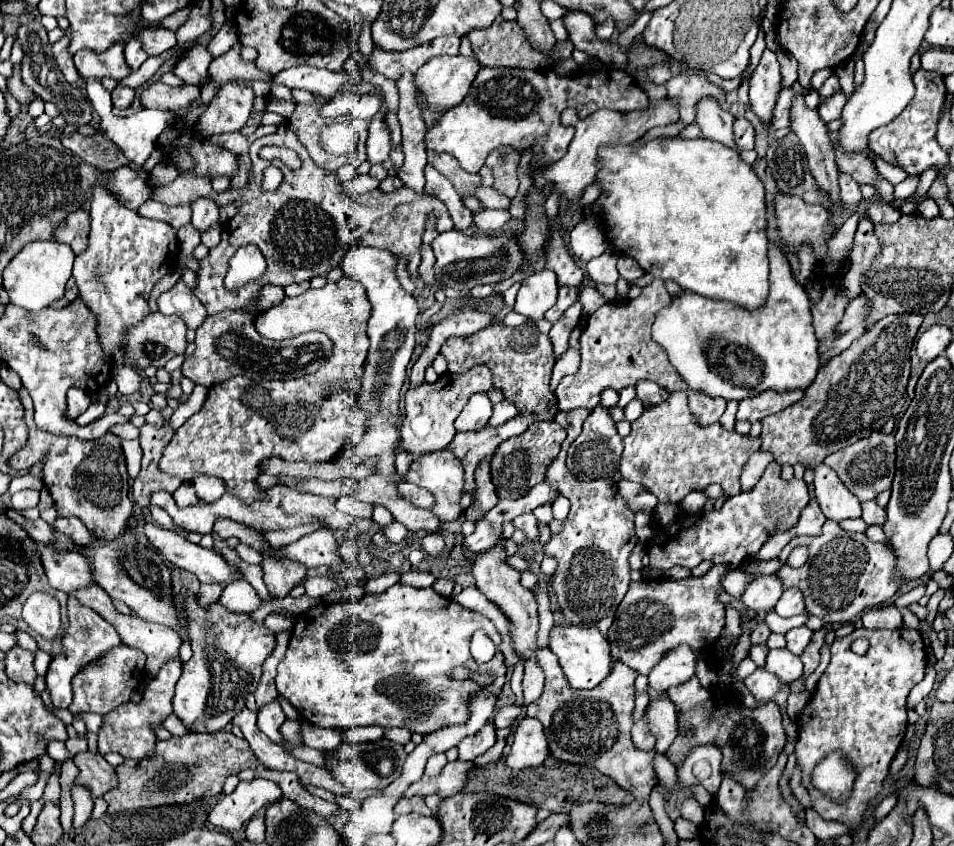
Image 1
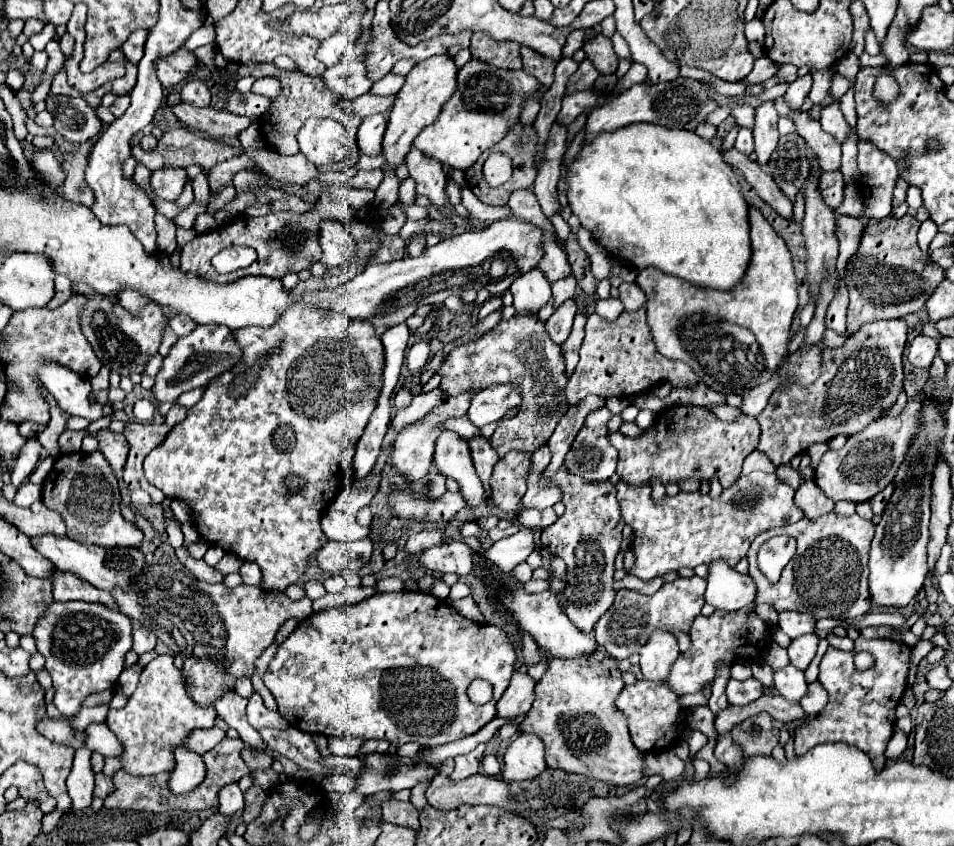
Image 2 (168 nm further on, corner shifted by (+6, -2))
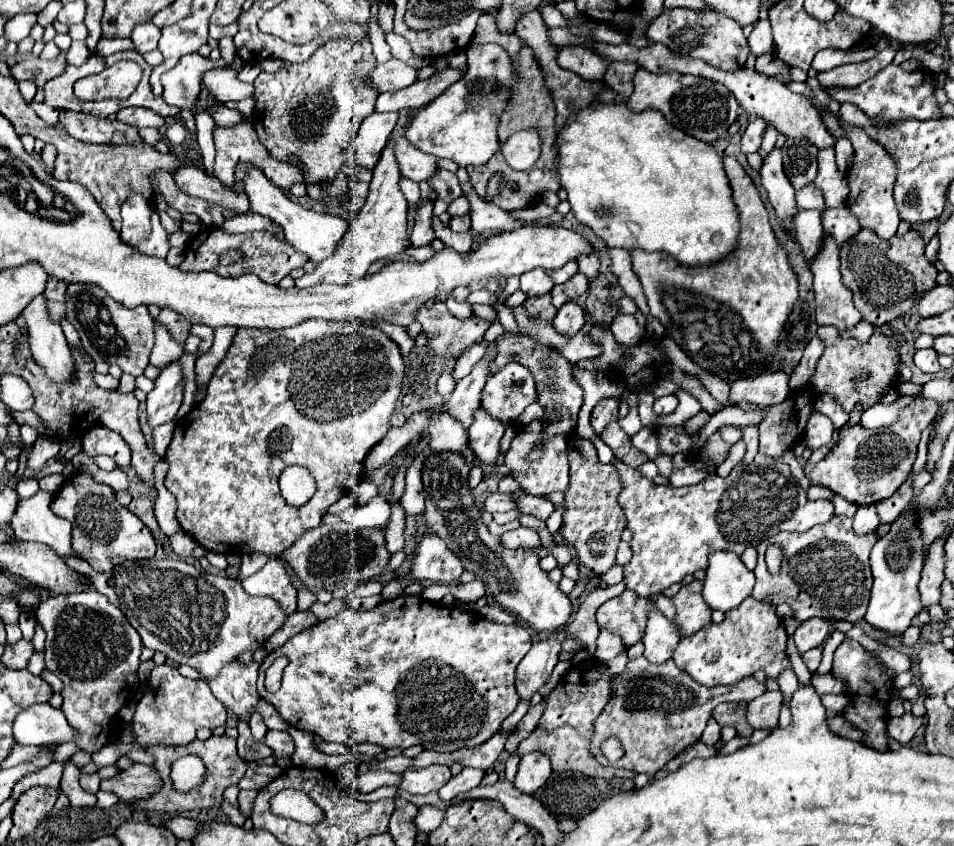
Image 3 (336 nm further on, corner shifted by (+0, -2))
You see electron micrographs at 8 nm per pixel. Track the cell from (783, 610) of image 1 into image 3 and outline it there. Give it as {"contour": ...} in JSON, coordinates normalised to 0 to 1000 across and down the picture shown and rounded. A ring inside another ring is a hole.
{"contour":[[[848,730],[844,733],[831,749],[831,757],[838,766],[838,771],[846,771],[850,766],[856,766],[865,759],[865,754],[873,747],[871,735],[863,733],[863,730]]]}

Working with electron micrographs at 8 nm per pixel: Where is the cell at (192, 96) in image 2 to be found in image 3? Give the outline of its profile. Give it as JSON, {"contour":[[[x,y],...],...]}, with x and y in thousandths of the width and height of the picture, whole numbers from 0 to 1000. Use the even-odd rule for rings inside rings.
{"contour":[[[217,125],[217,130],[227,149],[242,149],[242,147],[248,147],[253,142],[251,132],[242,130],[238,125]]]}

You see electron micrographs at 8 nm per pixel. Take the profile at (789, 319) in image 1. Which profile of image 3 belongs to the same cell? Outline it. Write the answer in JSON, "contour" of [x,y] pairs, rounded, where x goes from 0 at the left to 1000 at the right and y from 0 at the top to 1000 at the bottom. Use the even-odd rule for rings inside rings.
{"contour":[[[758,187],[758,194],[764,215],[768,220],[768,236],[777,251],[777,281],[773,298],[768,298],[754,312],[747,312],[745,317],[716,317],[708,312],[703,303],[691,303],[678,298],[664,298],[661,305],[664,305],[664,319],[676,340],[676,352],[682,374],[687,374],[699,388],[703,400],[712,404],[712,409],[731,433],[768,454],[777,447],[787,449],[804,440],[804,433],[814,414],[821,385],[838,352],[838,331],[831,314],[827,312],[823,293],[808,272],[804,248],[796,234],[791,217],[787,215],[787,210],[781,206],[781,201],[770,187]],[[695,336],[752,355],[756,362],[762,362],[773,374],[773,388],[756,385],[756,390],[747,392],[749,397],[747,409],[735,409],[733,414],[722,414],[718,409],[716,395],[710,388],[703,388],[703,376],[699,371],[699,364],[695,362],[695,343],[693,343]]]}

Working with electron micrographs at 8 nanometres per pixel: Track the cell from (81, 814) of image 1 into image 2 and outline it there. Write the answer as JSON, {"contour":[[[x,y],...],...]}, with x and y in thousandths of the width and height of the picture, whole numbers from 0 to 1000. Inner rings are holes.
{"contour":[[[83,884],[79,889],[77,908],[70,920],[72,941],[77,946],[77,957],[87,957],[95,953],[97,943],[97,910],[95,910],[95,887]]]}

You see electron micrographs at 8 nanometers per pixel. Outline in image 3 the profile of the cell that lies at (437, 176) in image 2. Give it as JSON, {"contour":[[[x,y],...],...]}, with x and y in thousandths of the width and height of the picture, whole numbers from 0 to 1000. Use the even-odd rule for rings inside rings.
{"contour":[[[425,163],[414,165],[414,184],[418,189],[422,210],[435,215],[450,215],[452,208],[460,201],[456,184],[439,180],[439,175],[433,175],[433,170],[427,168]]]}

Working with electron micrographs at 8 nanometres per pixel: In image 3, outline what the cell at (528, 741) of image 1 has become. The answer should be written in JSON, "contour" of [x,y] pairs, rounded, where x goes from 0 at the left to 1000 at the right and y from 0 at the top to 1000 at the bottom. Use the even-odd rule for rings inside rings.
{"contour":[[[555,889],[546,894],[544,910],[540,917],[540,931],[552,939],[559,939],[563,931],[567,931],[578,915],[578,901],[573,891],[569,889]]]}

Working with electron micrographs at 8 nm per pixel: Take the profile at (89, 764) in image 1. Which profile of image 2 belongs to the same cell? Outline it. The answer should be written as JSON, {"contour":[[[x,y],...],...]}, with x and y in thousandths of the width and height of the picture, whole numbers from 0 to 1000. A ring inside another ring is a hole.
{"contour":[[[102,915],[100,941],[104,941],[104,943],[112,943],[112,941],[118,936],[118,931],[121,931],[121,927],[118,927],[118,922],[116,922],[114,917],[110,917],[110,915]]]}

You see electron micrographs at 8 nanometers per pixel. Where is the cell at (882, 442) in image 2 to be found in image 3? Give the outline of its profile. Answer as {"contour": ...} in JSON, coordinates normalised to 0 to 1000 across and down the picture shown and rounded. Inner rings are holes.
{"contour":[[[959,470],[951,482],[944,485],[942,496],[932,506],[907,508],[900,501],[886,506],[879,525],[856,548],[844,548],[844,560],[850,572],[865,574],[886,591],[903,598],[917,596],[932,589],[951,565],[961,541],[961,527],[965,511],[976,501],[982,489],[982,478],[976,470]]]}

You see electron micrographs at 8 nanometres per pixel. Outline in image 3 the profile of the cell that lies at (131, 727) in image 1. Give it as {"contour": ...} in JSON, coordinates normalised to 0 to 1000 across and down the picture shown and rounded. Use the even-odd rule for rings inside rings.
{"contour":[[[167,785],[158,792],[156,813],[146,827],[142,837],[142,846],[137,853],[139,879],[150,884],[156,882],[194,882],[204,875],[209,861],[225,863],[227,858],[236,858],[238,842],[234,832],[223,823],[219,809],[215,804],[200,804],[186,794],[179,785]]]}

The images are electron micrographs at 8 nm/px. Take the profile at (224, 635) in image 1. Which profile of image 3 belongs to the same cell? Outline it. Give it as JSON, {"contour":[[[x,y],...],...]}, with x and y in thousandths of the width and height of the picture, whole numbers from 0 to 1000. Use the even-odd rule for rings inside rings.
{"contour":[[[135,662],[114,676],[91,676],[91,681],[95,683],[97,695],[110,702],[116,714],[127,719],[137,740],[146,747],[150,764],[158,764],[160,768],[171,771],[186,785],[198,785],[211,797],[213,804],[223,804],[234,792],[234,787],[251,780],[255,771],[274,768],[278,759],[303,730],[290,709],[284,709],[282,704],[263,704],[255,697],[251,686],[217,678],[215,674],[204,671],[194,662]]]}

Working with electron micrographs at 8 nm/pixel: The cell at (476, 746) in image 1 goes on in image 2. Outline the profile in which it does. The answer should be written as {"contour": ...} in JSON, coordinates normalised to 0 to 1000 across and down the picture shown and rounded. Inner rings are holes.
{"contour":[[[502,879],[496,889],[492,889],[487,894],[479,894],[477,896],[477,910],[471,915],[471,920],[481,924],[481,922],[487,922],[487,920],[500,915],[502,913],[502,901],[506,896],[506,889],[508,889],[508,879]]]}

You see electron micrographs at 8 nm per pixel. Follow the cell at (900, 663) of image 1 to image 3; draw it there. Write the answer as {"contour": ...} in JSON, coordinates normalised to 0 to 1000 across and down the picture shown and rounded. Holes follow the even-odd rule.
{"contour":[[[886,754],[879,766],[875,768],[875,778],[873,778],[873,792],[871,797],[882,804],[886,809],[886,818],[892,825],[892,832],[886,837],[884,846],[886,851],[890,851],[896,861],[905,863],[905,879],[921,887],[921,889],[930,889],[932,887],[932,877],[930,877],[930,835],[934,827],[934,813],[936,813],[936,797],[923,785],[923,780],[913,773],[911,768],[907,768],[900,759]]]}

